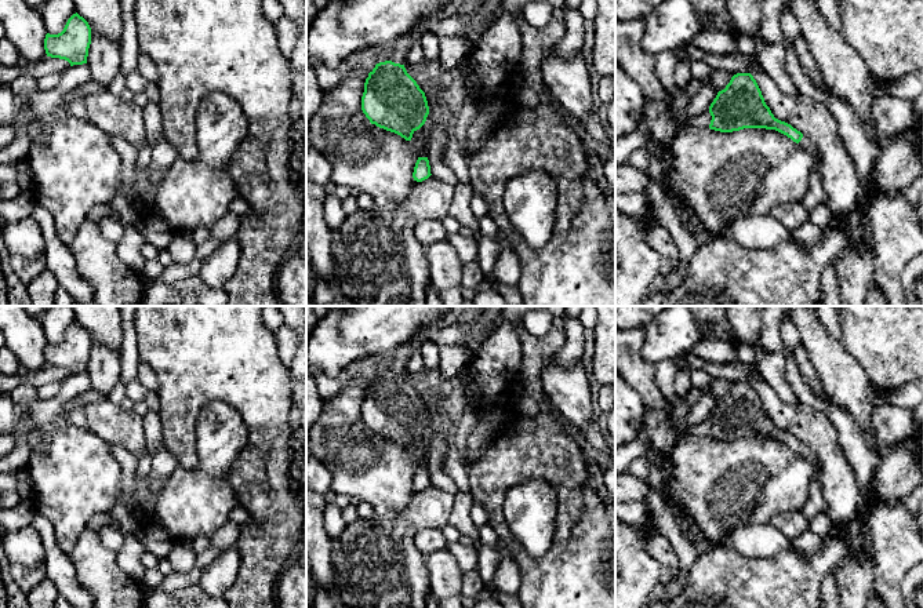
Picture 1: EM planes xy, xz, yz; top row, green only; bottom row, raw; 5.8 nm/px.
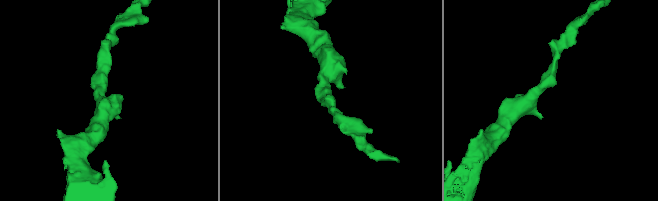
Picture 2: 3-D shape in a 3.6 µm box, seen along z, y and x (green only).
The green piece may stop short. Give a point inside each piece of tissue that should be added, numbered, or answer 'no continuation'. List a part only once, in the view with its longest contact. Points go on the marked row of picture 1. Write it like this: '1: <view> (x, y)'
1: yz (805, 144)

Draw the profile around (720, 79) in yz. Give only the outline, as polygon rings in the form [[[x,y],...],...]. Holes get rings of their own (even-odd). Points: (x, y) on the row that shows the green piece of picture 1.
[[[712,70],[712,83],[719,91],[724,90],[734,74],[726,70]]]

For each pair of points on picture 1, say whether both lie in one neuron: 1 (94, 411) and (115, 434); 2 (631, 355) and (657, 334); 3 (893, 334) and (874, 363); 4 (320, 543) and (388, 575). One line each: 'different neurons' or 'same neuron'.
1: same neuron
2: different neurons
3: same neuron
4: different neurons

